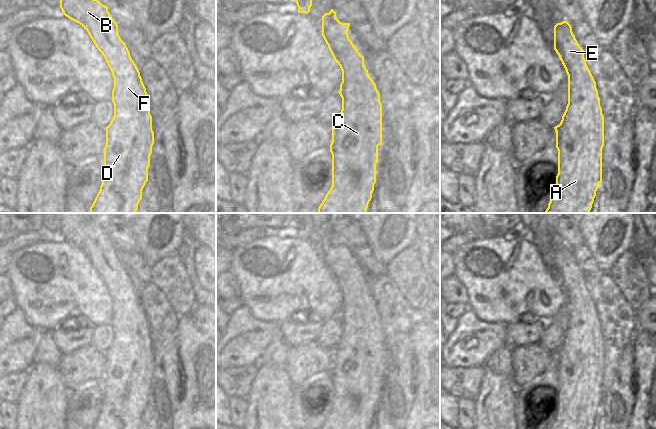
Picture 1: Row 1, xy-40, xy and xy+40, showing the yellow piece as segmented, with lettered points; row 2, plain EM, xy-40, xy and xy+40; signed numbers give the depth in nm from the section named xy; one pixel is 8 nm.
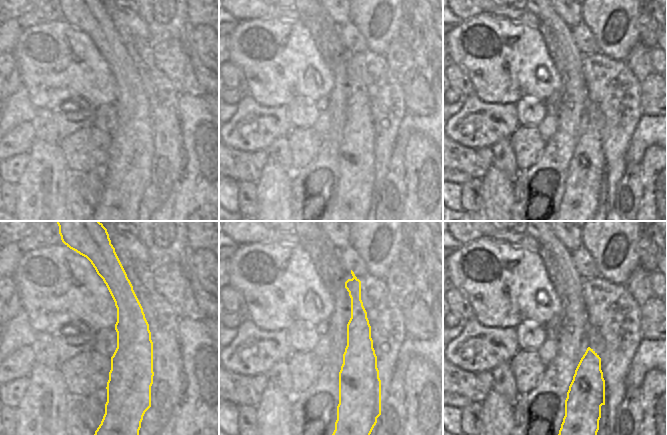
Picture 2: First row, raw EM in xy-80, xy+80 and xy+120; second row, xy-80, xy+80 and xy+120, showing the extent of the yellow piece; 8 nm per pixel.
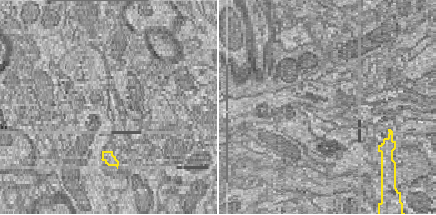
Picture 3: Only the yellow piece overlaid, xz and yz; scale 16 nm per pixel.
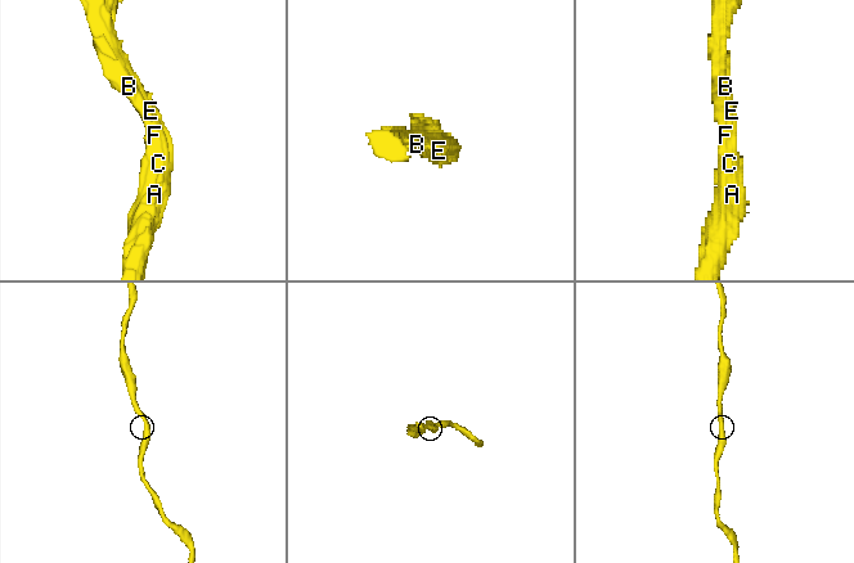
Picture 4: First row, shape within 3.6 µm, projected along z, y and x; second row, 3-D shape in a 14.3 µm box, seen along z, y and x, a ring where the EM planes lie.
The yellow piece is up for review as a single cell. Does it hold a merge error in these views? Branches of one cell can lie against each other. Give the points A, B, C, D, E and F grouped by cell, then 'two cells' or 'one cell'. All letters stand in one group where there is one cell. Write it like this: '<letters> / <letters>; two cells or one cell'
A B C D E F; one cell

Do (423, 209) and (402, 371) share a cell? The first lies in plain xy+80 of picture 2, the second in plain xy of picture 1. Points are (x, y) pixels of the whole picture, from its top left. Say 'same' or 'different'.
different

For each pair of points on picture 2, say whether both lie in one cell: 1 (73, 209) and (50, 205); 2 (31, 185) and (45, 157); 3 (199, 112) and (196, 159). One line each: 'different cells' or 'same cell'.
1: different cells
2: same cell
3: same cell

